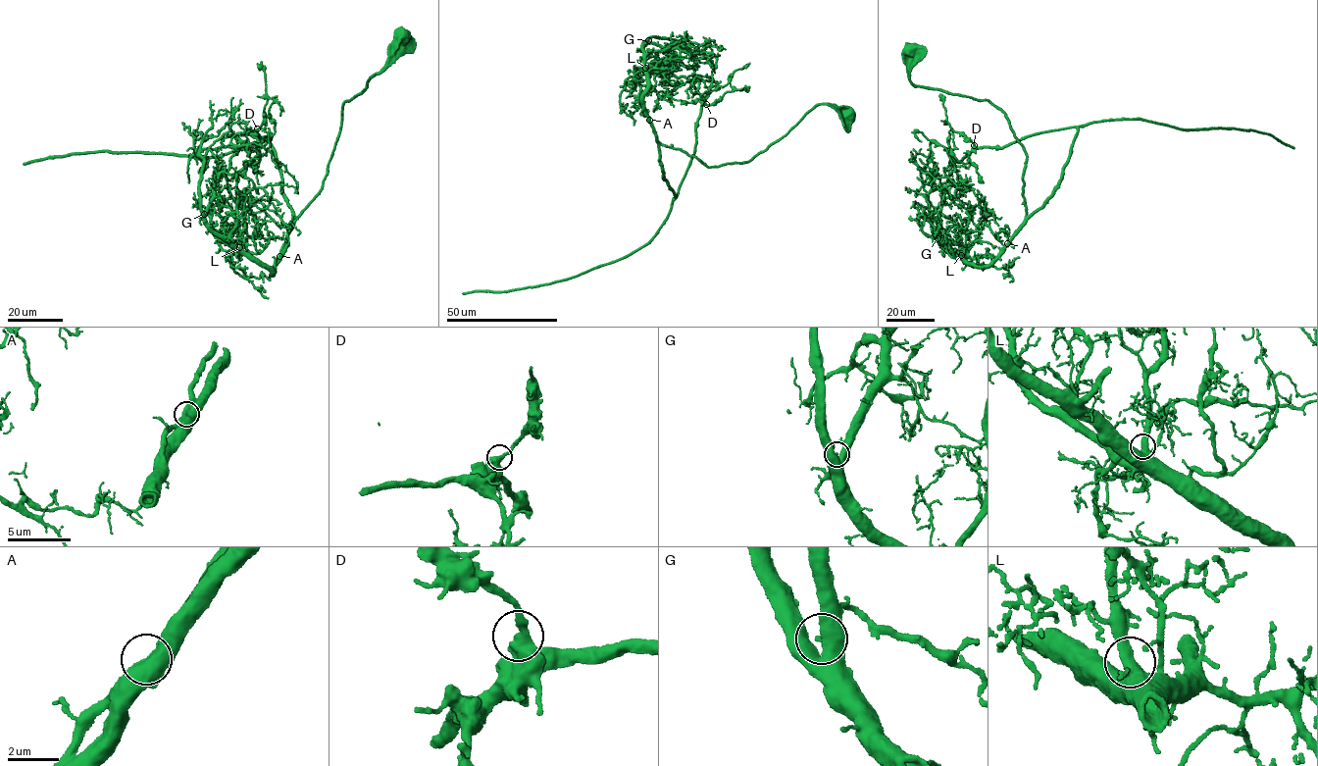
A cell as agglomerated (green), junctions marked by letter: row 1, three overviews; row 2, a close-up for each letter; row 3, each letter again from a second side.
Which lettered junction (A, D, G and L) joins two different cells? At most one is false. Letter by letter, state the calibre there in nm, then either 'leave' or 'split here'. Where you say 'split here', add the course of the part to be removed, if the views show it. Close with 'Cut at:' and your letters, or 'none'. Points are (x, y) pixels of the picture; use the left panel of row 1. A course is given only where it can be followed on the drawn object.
A: 650 nm | leave
D: 500 nm | leave
G: 400 nm | leave
L: 500 nm | leave
Cut at: none

